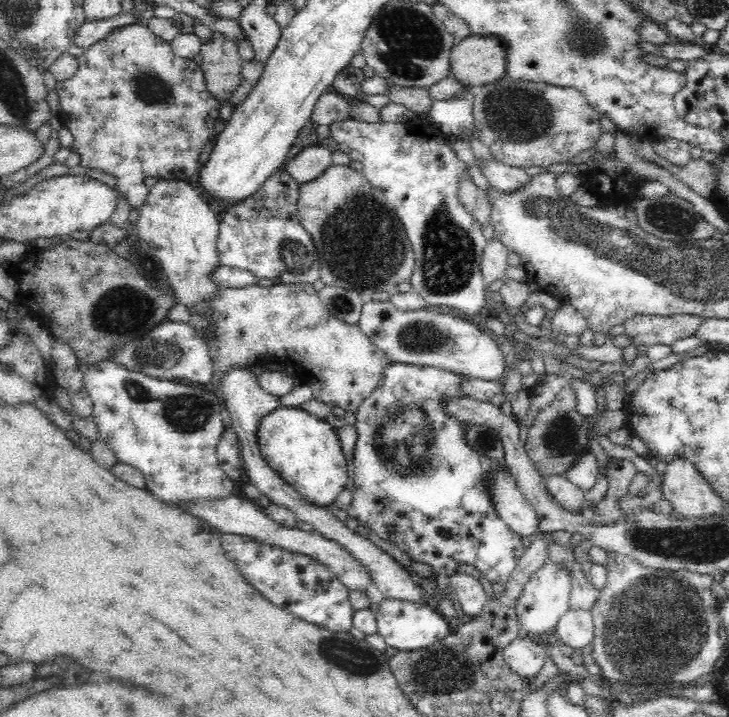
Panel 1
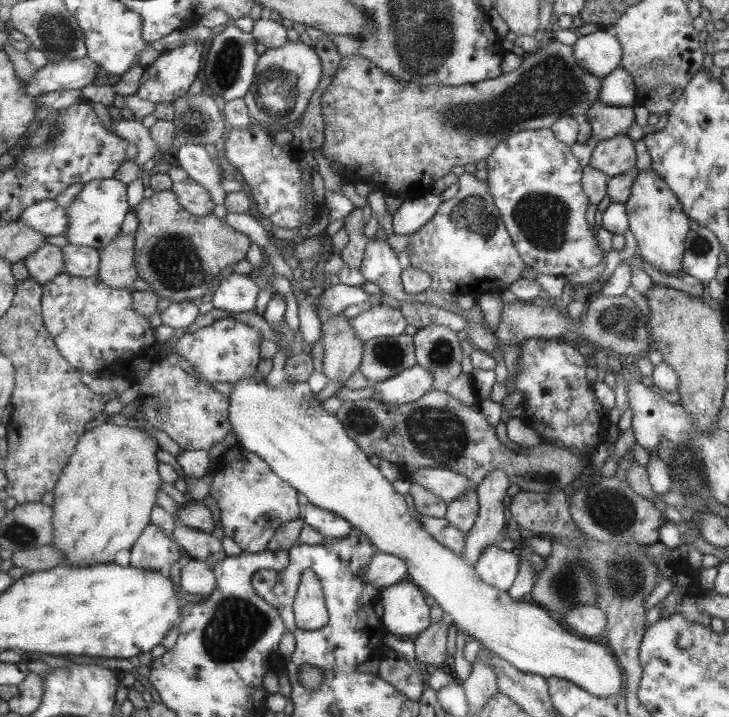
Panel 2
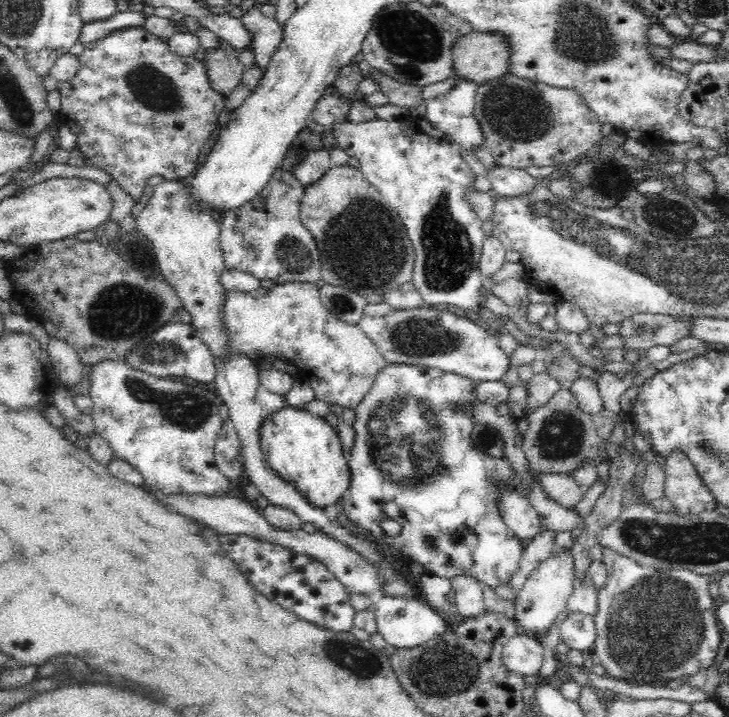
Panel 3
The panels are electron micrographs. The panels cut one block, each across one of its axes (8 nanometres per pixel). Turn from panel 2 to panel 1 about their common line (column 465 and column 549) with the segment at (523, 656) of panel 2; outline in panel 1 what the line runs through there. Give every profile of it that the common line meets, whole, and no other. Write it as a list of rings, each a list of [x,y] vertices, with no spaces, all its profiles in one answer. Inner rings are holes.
[[[552,562],[542,566],[532,576],[532,580],[528,582],[528,586],[524,588],[518,600],[516,612],[520,616],[520,630],[528,636],[538,636],[538,638],[548,638],[550,634],[554,634],[558,630],[560,618],[570,610],[570,592],[572,592],[572,584],[566,566],[554,566]]]

